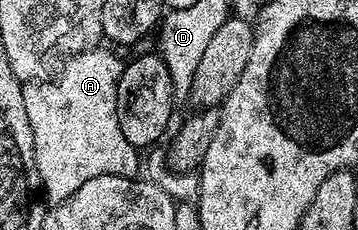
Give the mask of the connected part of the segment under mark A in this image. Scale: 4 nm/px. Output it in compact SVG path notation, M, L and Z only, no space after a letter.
M106 47L78 52L54 78L24 87L25 114L29 114L29 126L33 130L35 165L48 201L68 200L89 178L140 175L140 153L121 134L117 122L117 86L125 64Z

